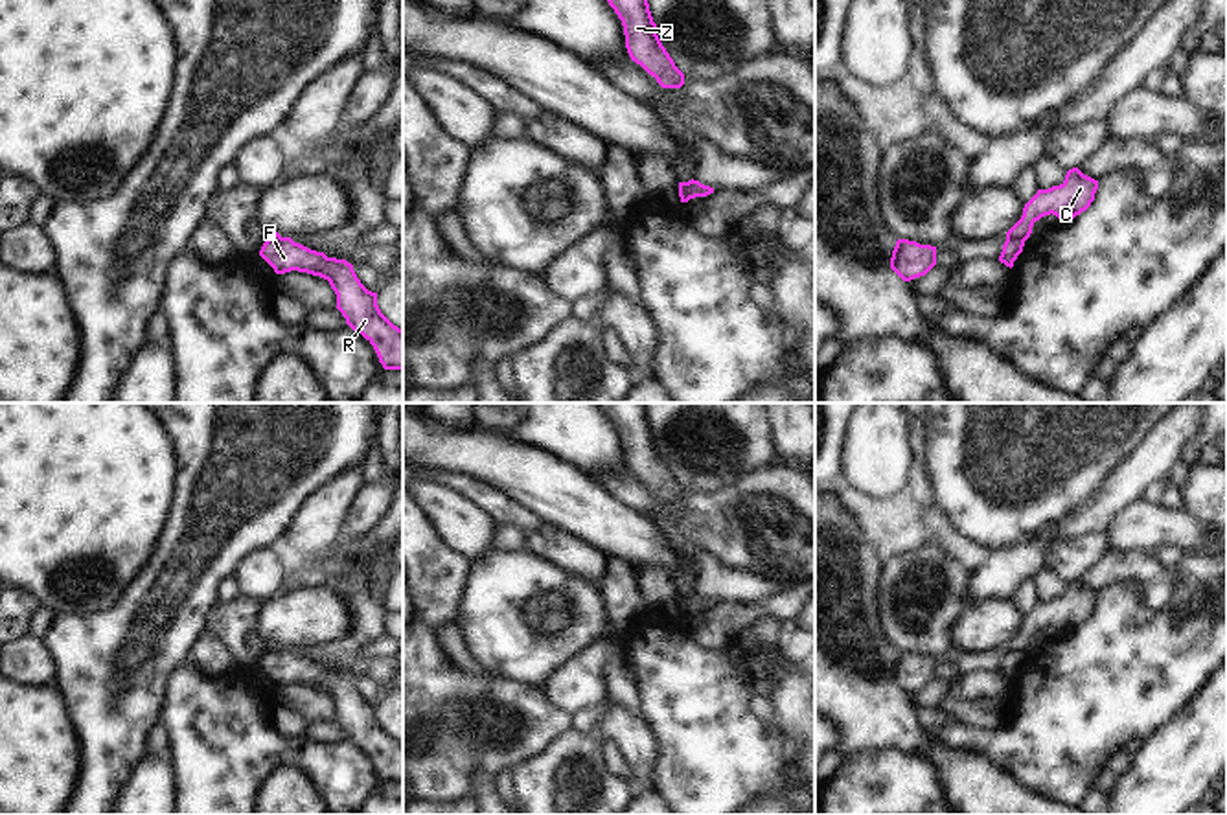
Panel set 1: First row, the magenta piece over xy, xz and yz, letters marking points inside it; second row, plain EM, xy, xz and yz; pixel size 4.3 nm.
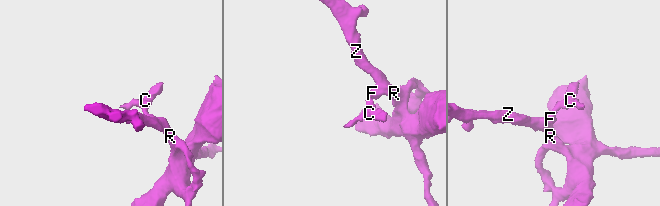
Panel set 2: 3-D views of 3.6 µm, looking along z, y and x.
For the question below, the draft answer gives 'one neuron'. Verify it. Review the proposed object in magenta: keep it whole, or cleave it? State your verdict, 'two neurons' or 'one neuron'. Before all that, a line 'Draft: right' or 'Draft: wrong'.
Draft: wrong
two neurons

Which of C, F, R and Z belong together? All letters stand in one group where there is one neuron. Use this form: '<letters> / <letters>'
C / F R Z

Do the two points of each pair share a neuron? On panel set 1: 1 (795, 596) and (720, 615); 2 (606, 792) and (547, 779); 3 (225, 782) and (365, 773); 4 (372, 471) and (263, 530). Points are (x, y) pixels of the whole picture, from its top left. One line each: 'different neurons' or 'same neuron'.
1: same neuron
2: same neuron
3: same neuron
4: different neurons

